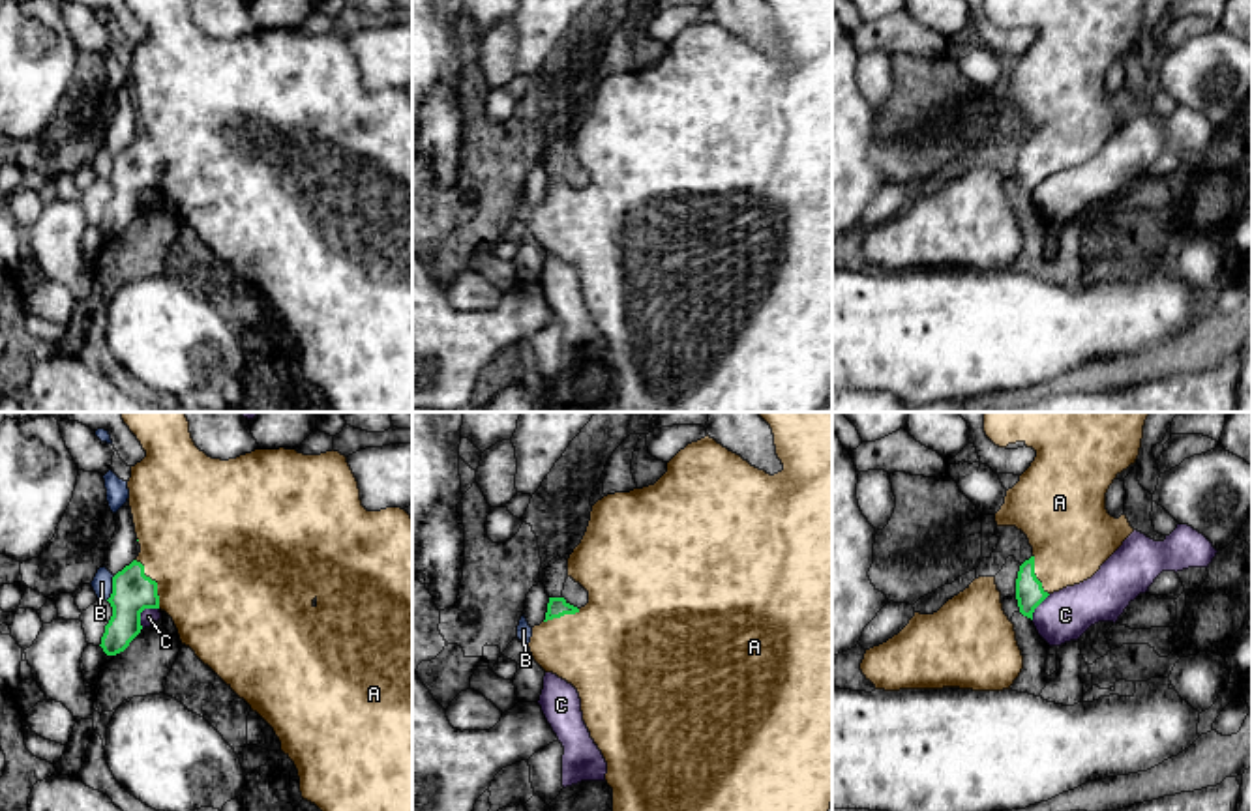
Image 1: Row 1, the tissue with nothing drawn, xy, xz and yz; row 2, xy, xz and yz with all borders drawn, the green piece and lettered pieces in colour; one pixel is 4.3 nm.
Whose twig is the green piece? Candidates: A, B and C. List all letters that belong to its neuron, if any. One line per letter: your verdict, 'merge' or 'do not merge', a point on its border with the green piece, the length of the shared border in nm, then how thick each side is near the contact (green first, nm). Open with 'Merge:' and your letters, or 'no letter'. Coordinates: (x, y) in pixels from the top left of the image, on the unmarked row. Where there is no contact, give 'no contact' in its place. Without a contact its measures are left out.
Merge: A
A: merge; meets green in xy at (156, 163); contact 240 nm long; 180 nm thick on the green side, 500 nm on the other
B: do not merge; meets green in xy at (113, 169); contact 120 nm long; 180 nm thick on the green side, 90 nm on the other
C: do not merge; meets green in xy at (141, 191); contact 120 nm long; 180 nm thick on the green side, 70 nm on the other

